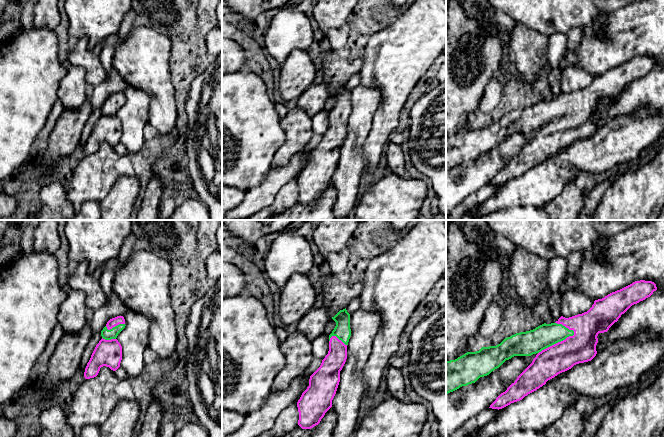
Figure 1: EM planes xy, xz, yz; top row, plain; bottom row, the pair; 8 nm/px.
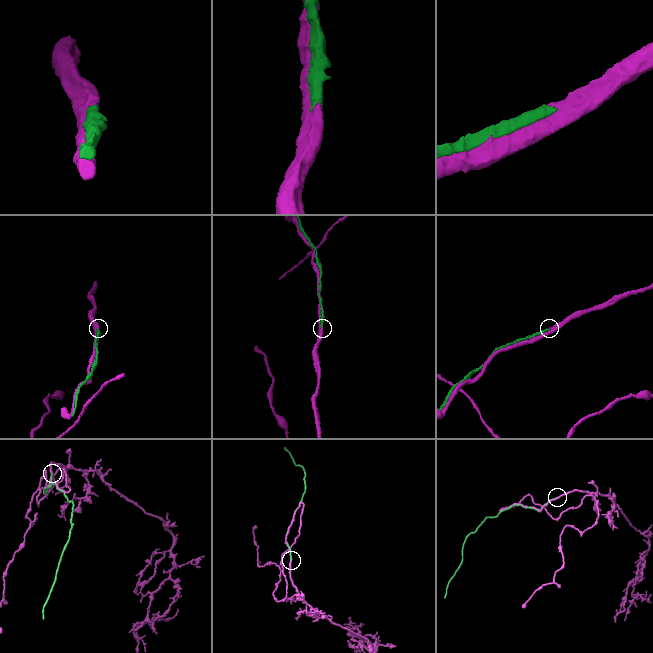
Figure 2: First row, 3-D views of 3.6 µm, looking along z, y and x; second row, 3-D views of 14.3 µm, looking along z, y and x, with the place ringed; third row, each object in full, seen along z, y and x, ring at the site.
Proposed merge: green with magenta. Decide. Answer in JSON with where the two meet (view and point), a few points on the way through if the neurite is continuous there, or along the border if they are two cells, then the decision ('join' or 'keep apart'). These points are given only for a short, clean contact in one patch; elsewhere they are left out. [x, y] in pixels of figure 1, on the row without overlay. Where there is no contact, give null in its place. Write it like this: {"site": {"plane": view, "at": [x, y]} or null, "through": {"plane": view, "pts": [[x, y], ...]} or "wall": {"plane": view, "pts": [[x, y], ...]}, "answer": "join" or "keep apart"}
{"site": {"plane": "yz", "at": [557, 118]}, "answer": "join"}

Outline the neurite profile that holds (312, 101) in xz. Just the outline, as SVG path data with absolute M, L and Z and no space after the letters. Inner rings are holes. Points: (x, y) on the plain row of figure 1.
M327 84L312 85L300 95L294 104L312 118L323 110L325 102L331 95Z

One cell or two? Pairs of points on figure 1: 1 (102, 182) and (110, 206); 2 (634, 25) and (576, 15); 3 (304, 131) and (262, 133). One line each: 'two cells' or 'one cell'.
1: two cells
2: two cells
3: two cells

